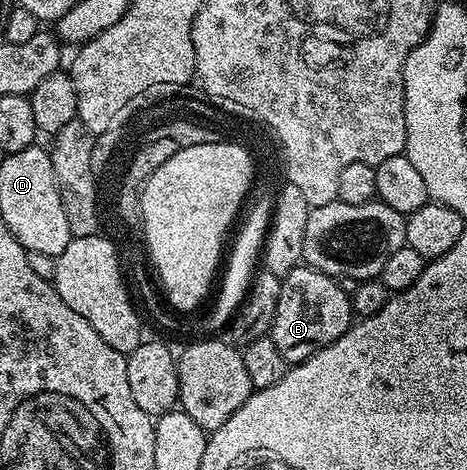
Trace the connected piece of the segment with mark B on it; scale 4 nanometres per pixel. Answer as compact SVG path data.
M294 268L288 276L282 277L282 282L281 298L277 298L269 335L277 350L281 350L281 358L294 366L317 355L351 329L351 298L348 289L343 289L344 285L336 277L327 276L315 268Z

